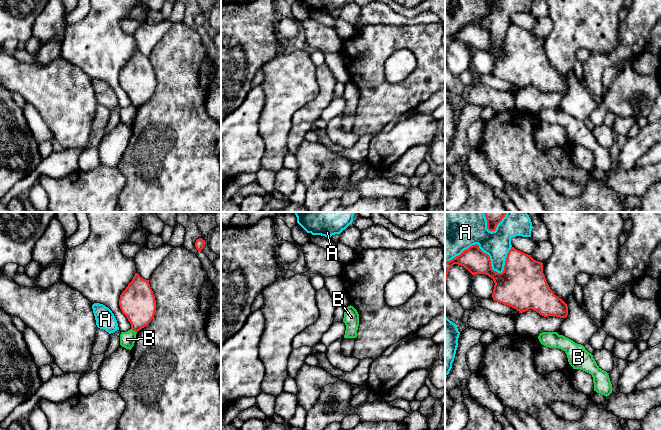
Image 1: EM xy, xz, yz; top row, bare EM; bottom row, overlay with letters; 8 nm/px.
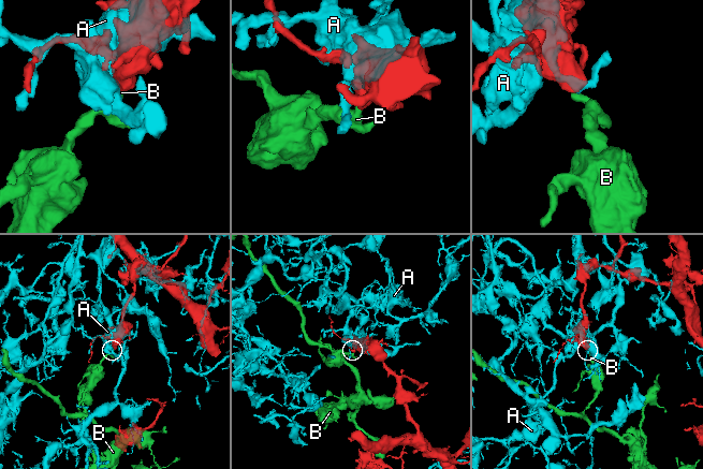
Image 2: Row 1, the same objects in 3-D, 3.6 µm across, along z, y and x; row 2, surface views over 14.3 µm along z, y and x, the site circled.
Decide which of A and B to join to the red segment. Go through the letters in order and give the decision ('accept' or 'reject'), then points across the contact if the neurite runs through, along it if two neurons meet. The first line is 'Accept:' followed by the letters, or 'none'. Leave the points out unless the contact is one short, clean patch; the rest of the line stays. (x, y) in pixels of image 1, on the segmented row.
Accept: none
A: reject
B: reject | along xy (131, 328), (136, 332)

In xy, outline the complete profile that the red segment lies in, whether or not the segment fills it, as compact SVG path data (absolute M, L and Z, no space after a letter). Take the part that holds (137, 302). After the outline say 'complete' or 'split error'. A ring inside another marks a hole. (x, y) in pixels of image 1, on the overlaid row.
M135 273L132 281L120 295L119 306L133 331L138 332L147 326L156 312L156 300L149 280Z | complete

